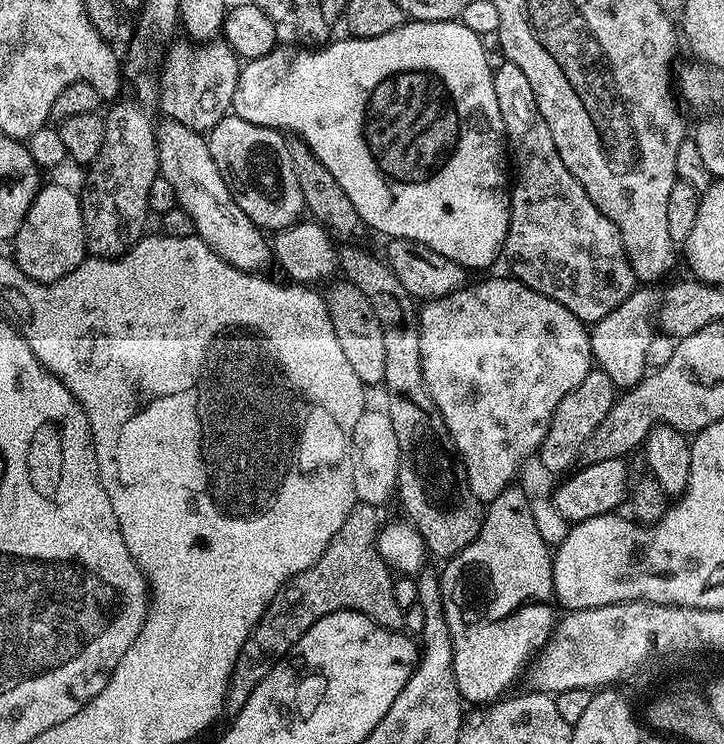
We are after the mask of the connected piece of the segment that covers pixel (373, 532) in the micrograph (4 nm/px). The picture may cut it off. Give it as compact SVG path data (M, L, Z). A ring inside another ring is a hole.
M357 502L346 522L342 522L342 530L334 534L318 562L288 581L272 599L254 626L250 638L246 638L242 650L238 652L238 662L234 662L232 677L224 695L224 712L229 717L240 713L254 686L258 686L258 682L262 682L262 678L274 670L276 663L295 646L302 634L306 634L306 630L310 630L310 626L314 626L314 622L318 622L318 618L326 618L326 614L348 608L352 612L366 614L366 618L383 628L404 628L405 609L394 602L394 573L376 549L376 539L382 527L380 512L379 507Z

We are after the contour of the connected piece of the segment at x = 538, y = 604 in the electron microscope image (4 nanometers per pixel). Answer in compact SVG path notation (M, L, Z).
M513 486L498 494L498 498L487 501L478 538L474 538L466 550L451 557L445 563L448 565L444 572L439 573L444 617L452 639L454 678L461 697L467 703L469 700L469 705L487 706L508 696L513 691L512 683L525 675L534 657L548 645L548 639L556 631L558 601L552 577L552 558L550 546L542 534L538 534L529 493Z

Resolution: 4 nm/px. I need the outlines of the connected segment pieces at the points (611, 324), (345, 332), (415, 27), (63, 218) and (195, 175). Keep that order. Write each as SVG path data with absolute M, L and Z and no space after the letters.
M640 286L622 302L606 318L591 325L592 355L599 371L610 374L617 389L627 390L634 387L639 380L644 379L649 367L647 350L654 335L654 325L657 323L657 313L660 310L662 296L652 286Z
M347 282L335 284L333 283L331 285L333 288L326 292L326 299L330 322L334 326L334 334L338 334L342 354L346 354L346 362L350 362L354 374L358 374L358 378L365 386L383 385L386 374L384 325L378 318L378 314L374 314L374 306L370 306L366 294L362 294L362 290L358 290L358 286Z
M459 19L455 20L413 20L398 25L394 30L390 30L386 34L378 34L374 38L347 38L348 40L333 39L331 42L317 47L313 50L311 47L304 46L301 52L295 52L292 48L284 48L278 46L270 54L266 54L257 60L247 61L241 67L240 77L238 78L238 86L234 90L234 98L232 99L231 111L246 122L254 122L258 126L266 126L274 128L278 132L285 134L291 133L293 137L304 141L306 146L310 146L310 150L318 158L318 162L322 162L322 166L326 166L326 170L330 170L330 174L334 176L338 186L342 186L342 190L346 190L346 198L350 198L350 202L354 206L354 210L358 210L358 214L362 218L365 229L381 232L384 238L394 240L409 240L410 242L418 242L422 246L430 246L430 250L434 250L434 254L442 254L442 258L450 258L450 262L458 262L466 270L472 268L488 268L497 259L501 259L504 243L508 237L508 223L510 222L510 214L512 213L512 197L509 192L510 172L504 169L504 160L506 164L506 137L504 135L504 123L502 122L502 110L498 110L498 98L494 95L494 78L492 77L494 68L490 63L488 65L488 52L484 49L485 41L474 30L470 30L470 26L466 26Z
M45 183L40 191L36 193L30 210L24 216L22 226L16 231L15 244L15 262L31 280L37 280L40 284L53 284L58 278L70 274L89 255L79 195L75 191L72 193L64 184Z
M165 119L163 123L156 129L160 175L174 186L176 203L194 222L195 235L243 272L259 273L268 263L271 265L274 257L269 237L234 202L222 174L218 174L218 166L214 166L214 158L210 158L207 139L173 120Z

